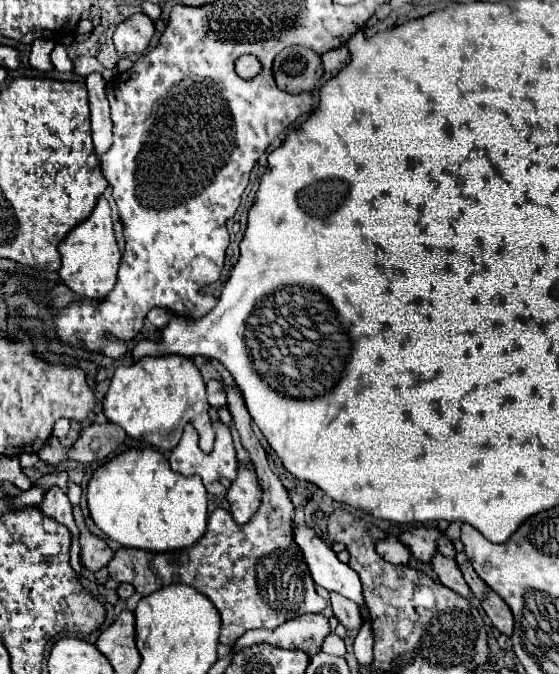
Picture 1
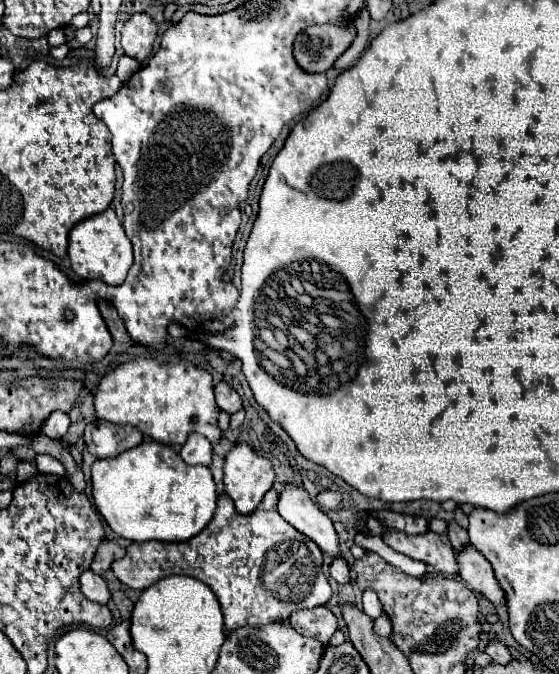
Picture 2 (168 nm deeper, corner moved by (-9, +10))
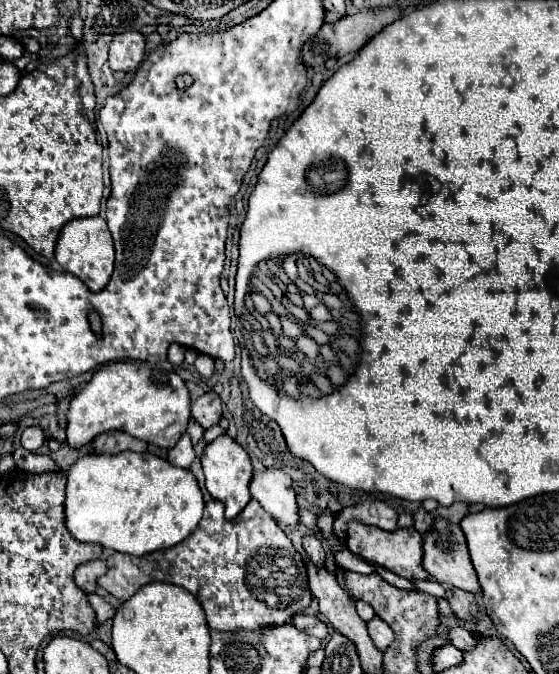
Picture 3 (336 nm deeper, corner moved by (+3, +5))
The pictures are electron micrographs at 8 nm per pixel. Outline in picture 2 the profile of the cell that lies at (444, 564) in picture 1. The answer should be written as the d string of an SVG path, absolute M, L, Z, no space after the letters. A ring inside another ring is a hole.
M384 529L382 539L394 551L404 553L416 561L422 561L422 563L434 567L438 573L458 575L454 549L446 535L438 535L432 531L428 531L424 535L406 535L396 529Z

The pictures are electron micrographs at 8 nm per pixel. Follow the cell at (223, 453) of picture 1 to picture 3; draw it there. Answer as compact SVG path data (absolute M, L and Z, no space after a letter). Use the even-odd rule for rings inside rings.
M182 434L182 438L178 440L178 444L168 450L168 462L172 466L190 468L192 460L194 460L194 448L190 444L190 436L188 434Z

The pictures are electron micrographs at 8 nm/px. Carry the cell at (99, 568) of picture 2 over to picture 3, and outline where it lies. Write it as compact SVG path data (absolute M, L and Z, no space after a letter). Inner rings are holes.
M92 560L92 562L86 562L82 566L76 568L76 584L84 590L84 592L94 592L96 588L96 578L100 578L102 574L106 574L106 562L104 560Z

